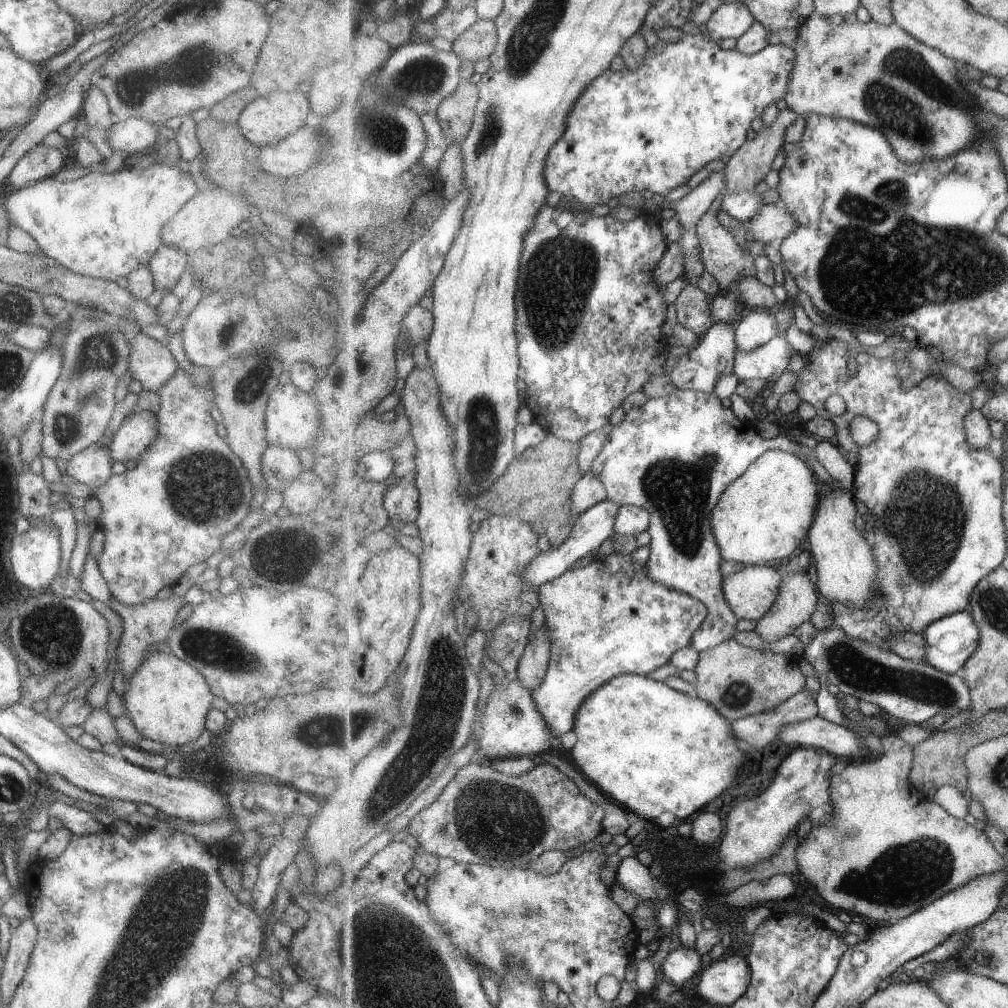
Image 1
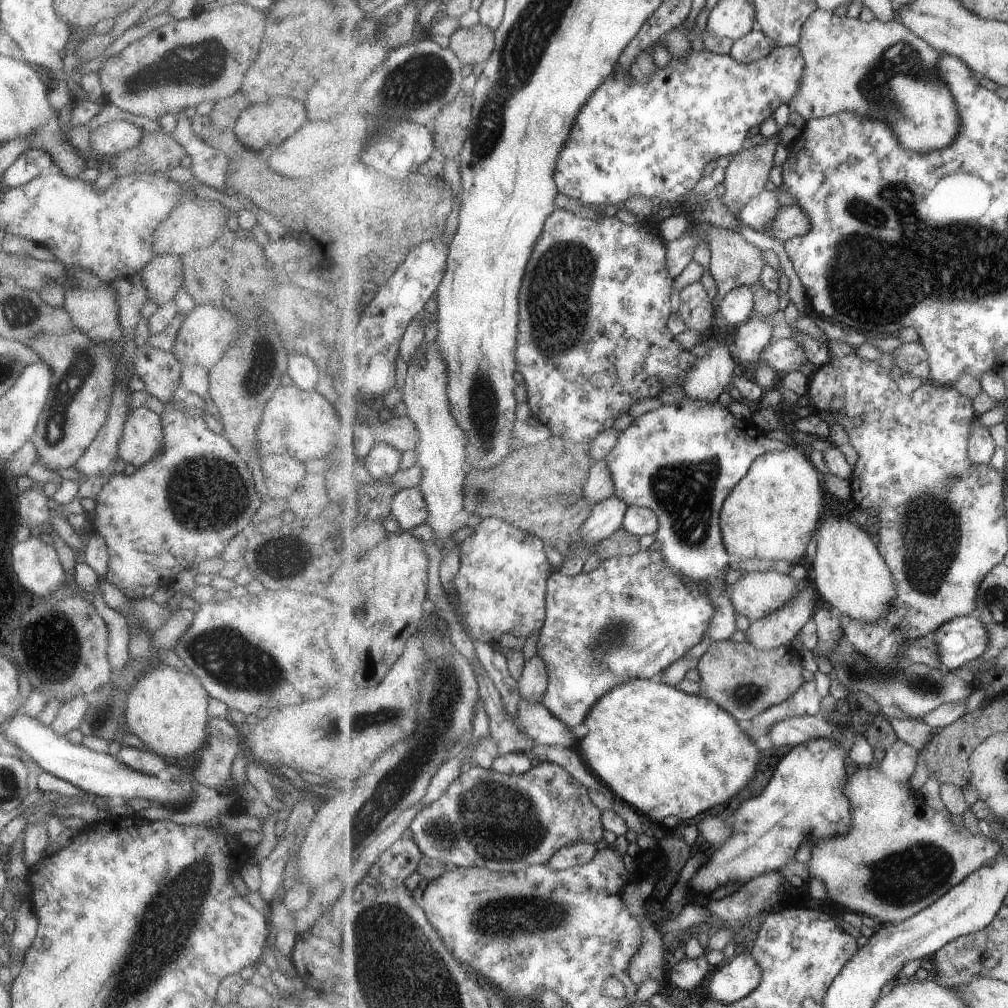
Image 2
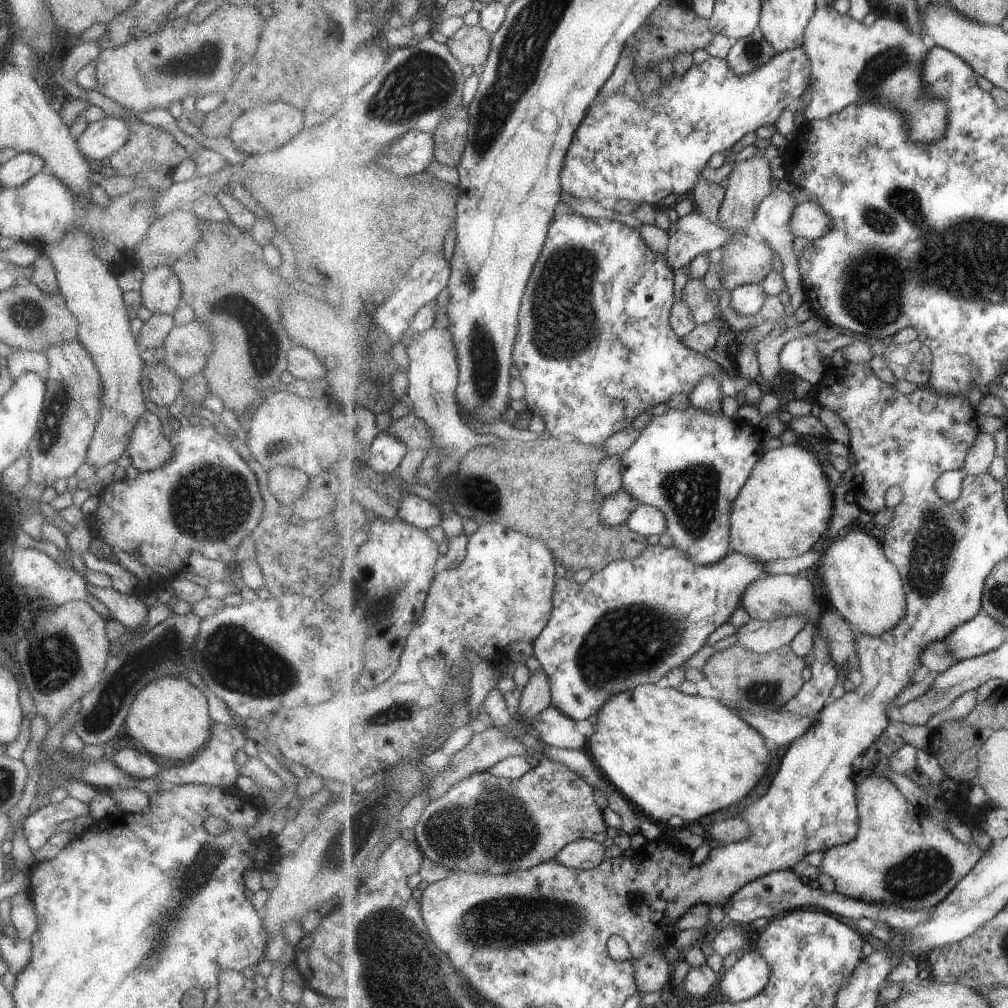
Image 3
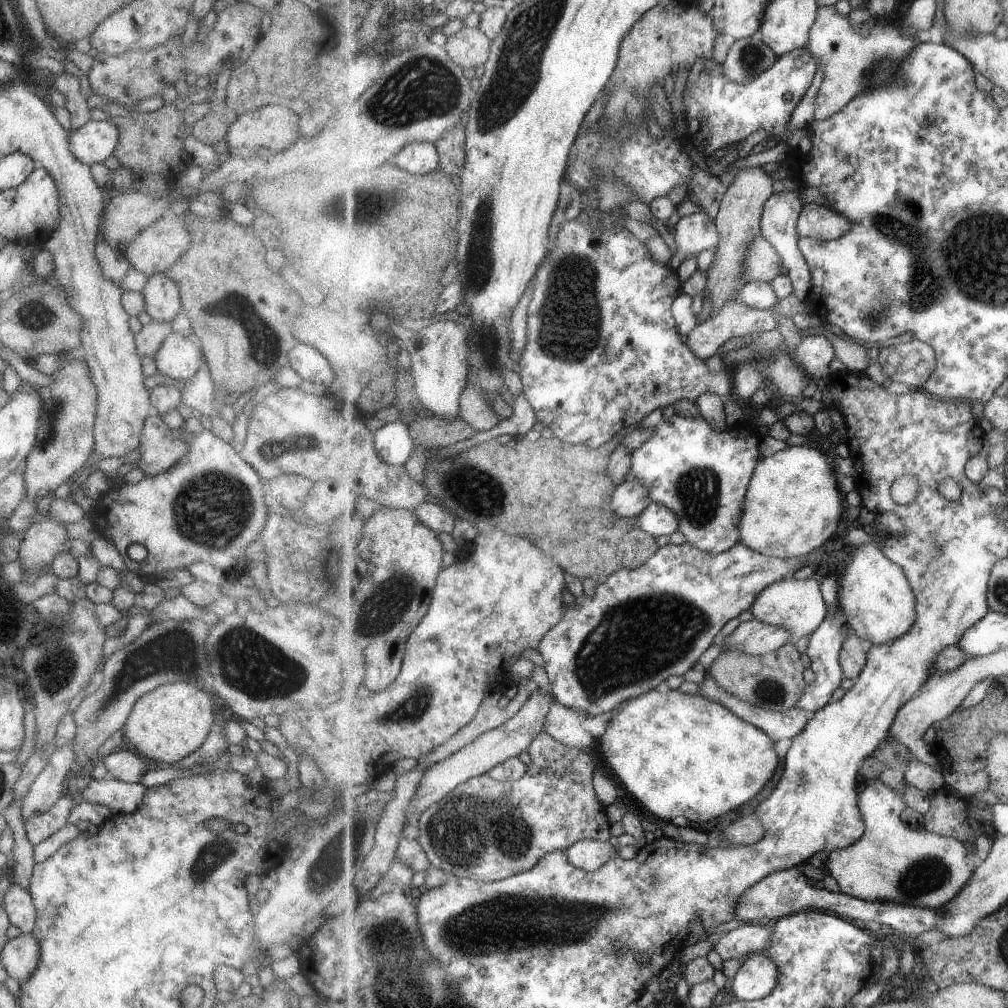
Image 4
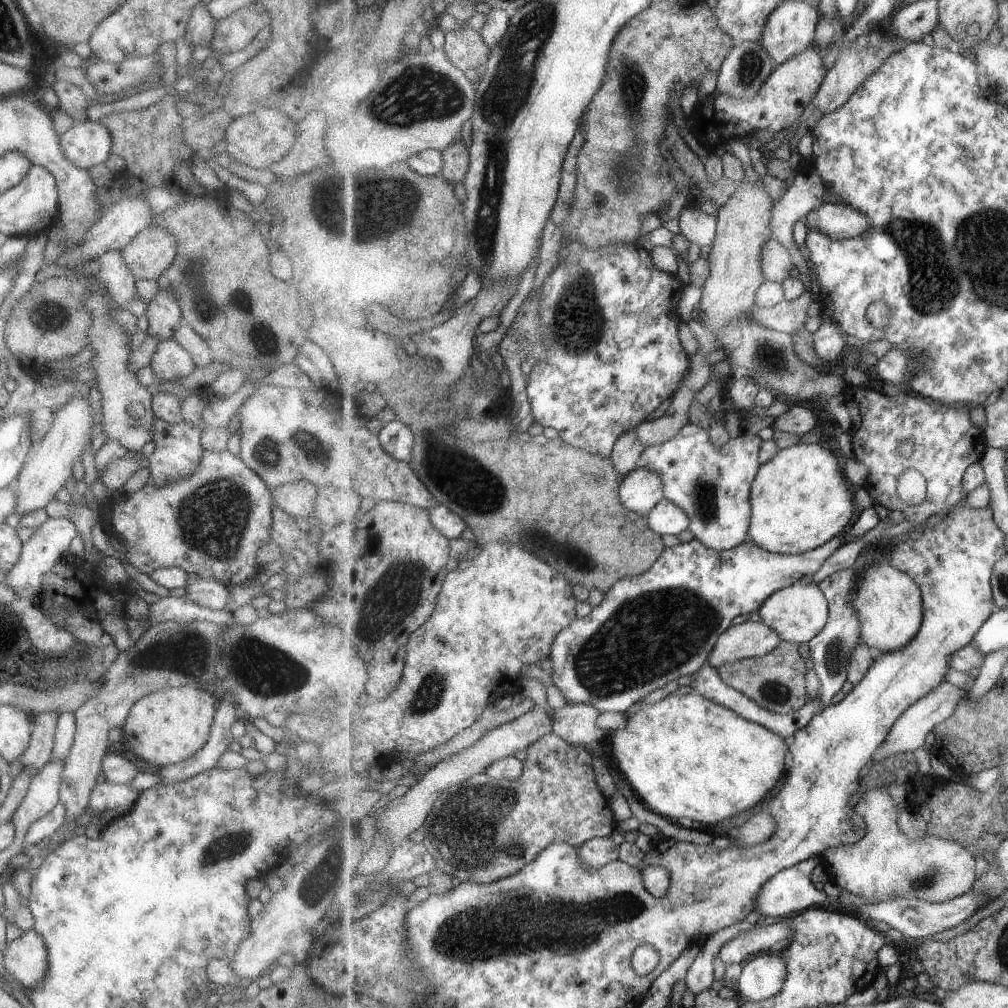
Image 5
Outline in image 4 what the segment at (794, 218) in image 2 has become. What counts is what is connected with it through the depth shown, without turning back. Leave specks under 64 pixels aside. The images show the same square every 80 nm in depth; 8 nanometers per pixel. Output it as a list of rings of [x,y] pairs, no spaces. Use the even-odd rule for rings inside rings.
[[[825,202],[823,204],[809,203],[798,220],[800,236],[810,236],[816,239],[834,241],[852,230],[852,220],[839,209]]]

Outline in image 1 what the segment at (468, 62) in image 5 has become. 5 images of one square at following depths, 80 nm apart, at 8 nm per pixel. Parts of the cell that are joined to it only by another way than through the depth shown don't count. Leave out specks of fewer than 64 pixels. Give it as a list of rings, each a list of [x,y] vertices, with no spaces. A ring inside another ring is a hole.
[[[479,19],[461,37],[454,40],[454,50],[462,60],[477,62],[477,60],[489,59],[496,51],[498,43],[498,26],[495,21]]]

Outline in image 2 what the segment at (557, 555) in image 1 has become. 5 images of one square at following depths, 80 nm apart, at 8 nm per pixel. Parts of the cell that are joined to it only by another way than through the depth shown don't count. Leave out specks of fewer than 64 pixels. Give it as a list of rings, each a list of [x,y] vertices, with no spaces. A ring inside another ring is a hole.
[[[617,495],[597,503],[582,529],[584,543],[593,546],[614,535],[622,527],[629,507]]]

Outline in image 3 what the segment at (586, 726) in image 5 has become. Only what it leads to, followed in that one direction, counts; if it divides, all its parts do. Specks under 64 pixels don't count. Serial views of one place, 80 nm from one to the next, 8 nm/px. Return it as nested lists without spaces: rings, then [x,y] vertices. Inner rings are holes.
[[[551,705],[539,716],[535,726],[542,742],[549,746],[585,751],[589,738],[577,730],[577,722]]]

